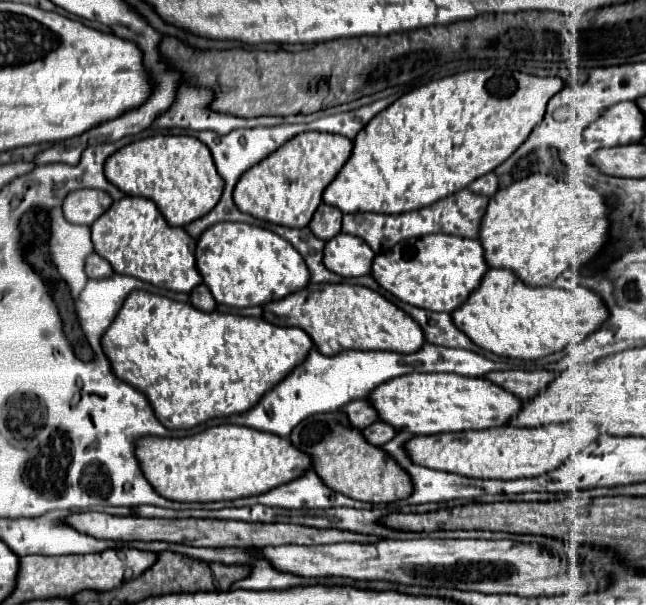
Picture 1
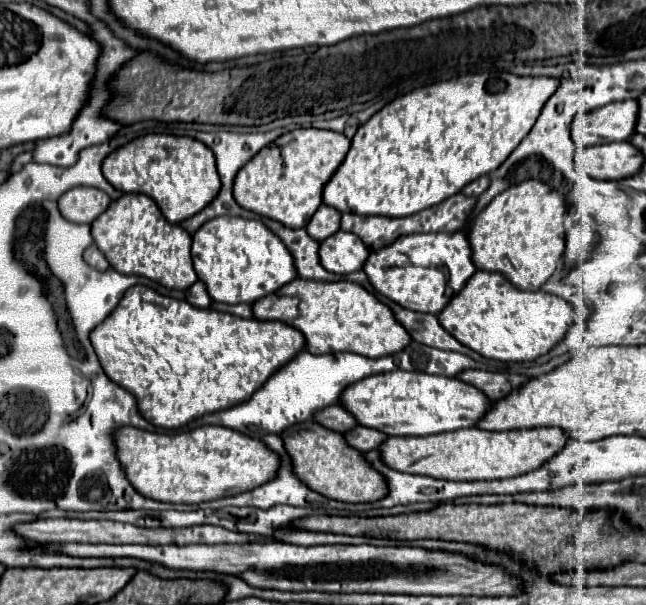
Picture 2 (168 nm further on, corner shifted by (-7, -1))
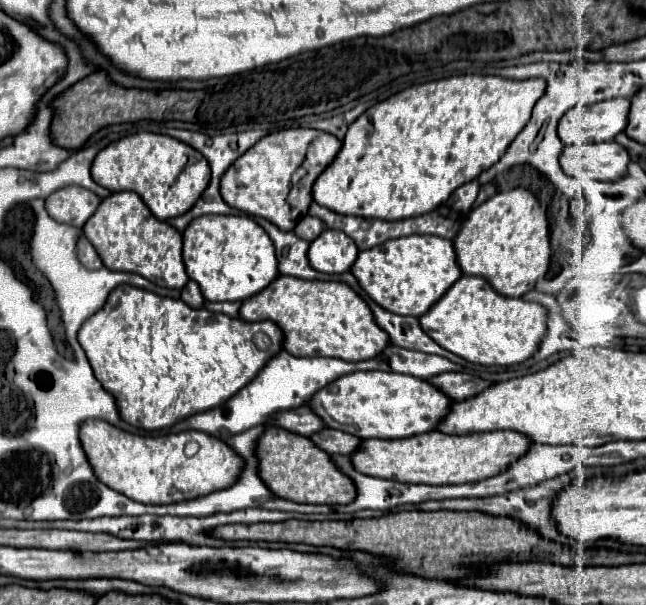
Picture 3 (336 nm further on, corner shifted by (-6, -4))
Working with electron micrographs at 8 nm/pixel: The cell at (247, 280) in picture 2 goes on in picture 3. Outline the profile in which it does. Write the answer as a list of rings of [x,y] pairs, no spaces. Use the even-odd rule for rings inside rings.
[[[201,215],[197,219],[193,219],[187,229],[183,231],[183,263],[185,263],[185,271],[189,275],[189,279],[197,281],[201,287],[201,293],[207,301],[243,301],[249,299],[253,295],[257,295],[259,291],[263,291],[277,275],[277,257],[273,255],[273,243],[269,243],[269,235],[265,235],[265,231],[261,231],[261,227],[257,227],[257,223],[249,217],[237,217],[237,215]]]

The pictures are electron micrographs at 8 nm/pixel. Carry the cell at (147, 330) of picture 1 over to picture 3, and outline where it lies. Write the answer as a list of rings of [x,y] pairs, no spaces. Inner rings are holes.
[[[119,285],[109,293],[109,299],[101,311],[91,315],[81,325],[77,339],[93,367],[95,379],[115,397],[119,417],[129,425],[155,431],[225,403],[243,385],[247,385],[273,355],[281,351],[283,333],[277,325],[273,325],[273,321],[247,323],[223,313],[191,309],[181,299],[159,297],[139,287]],[[257,333],[265,333],[271,341],[265,351],[259,349],[253,341]]]

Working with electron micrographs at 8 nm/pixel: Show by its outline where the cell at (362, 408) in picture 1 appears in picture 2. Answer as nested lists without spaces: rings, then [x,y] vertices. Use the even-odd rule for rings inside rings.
[[[334,404],[334,406],[330,406],[330,408],[324,408],[322,412],[318,412],[316,420],[318,420],[320,424],[326,424],[326,428],[330,426],[330,428],[334,428],[336,432],[342,432],[342,434],[358,426],[356,418],[350,416],[350,412],[348,412],[342,404]]]

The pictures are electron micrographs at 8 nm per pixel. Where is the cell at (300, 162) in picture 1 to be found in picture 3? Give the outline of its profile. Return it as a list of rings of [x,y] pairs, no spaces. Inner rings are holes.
[[[297,127],[269,133],[229,165],[221,177],[221,197],[227,205],[249,215],[265,217],[283,231],[289,231],[297,225],[297,219],[307,213],[313,201],[313,183],[335,159],[339,149],[341,141],[337,137],[317,129]]]

